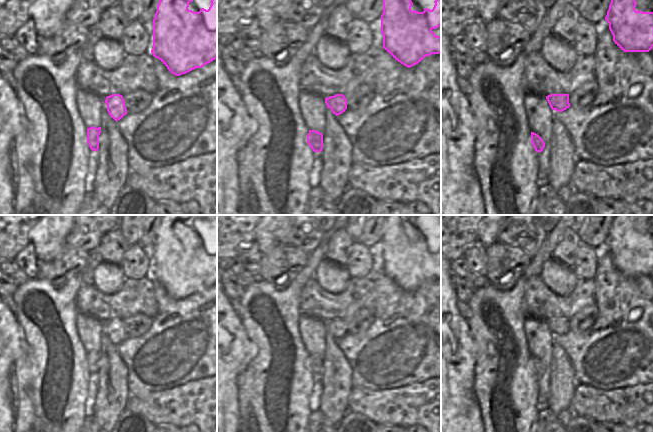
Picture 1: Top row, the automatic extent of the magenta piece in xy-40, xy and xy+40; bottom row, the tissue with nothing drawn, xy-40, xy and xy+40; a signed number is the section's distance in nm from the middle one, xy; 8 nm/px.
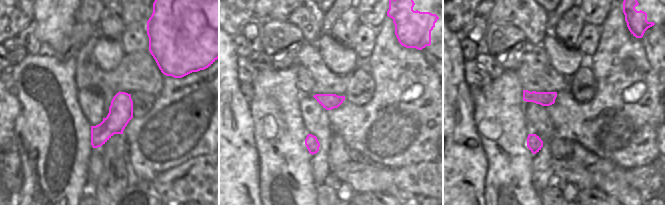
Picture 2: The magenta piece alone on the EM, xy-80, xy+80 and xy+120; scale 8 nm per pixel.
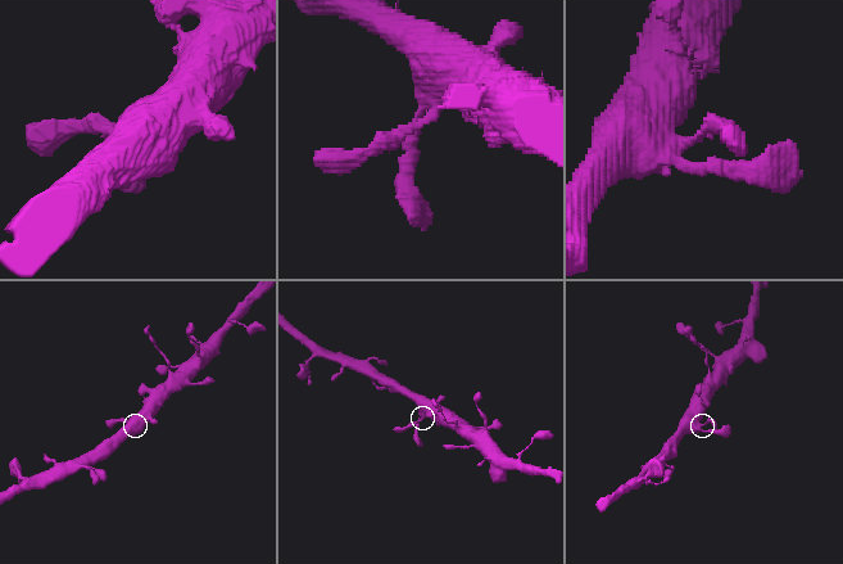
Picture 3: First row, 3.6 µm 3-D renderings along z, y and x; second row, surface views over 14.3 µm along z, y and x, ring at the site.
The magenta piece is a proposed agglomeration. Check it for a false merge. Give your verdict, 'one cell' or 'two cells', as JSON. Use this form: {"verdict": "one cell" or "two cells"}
{"verdict": "one cell"}

